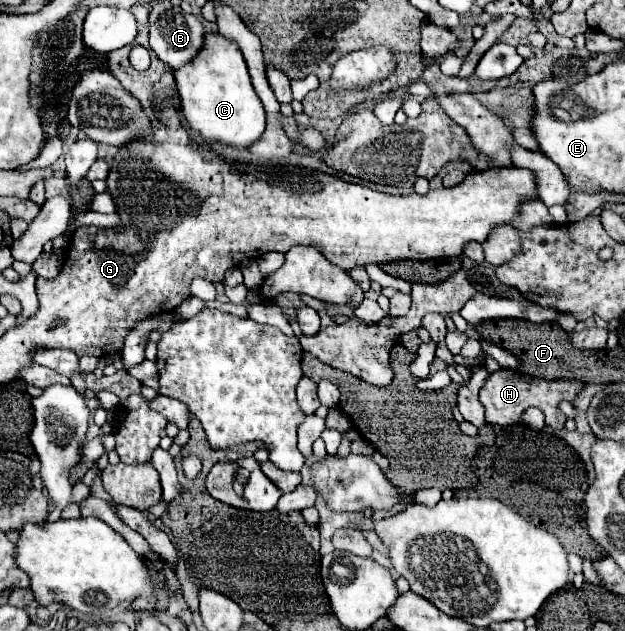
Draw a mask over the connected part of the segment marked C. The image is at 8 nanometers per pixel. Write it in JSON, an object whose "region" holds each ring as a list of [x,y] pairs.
{"region":[[[206,35],[206,49],[198,59],[174,73],[182,113],[194,133],[208,143],[224,143],[244,151],[256,143],[266,129],[266,111],[258,99],[244,57],[236,43],[222,35]]]}

